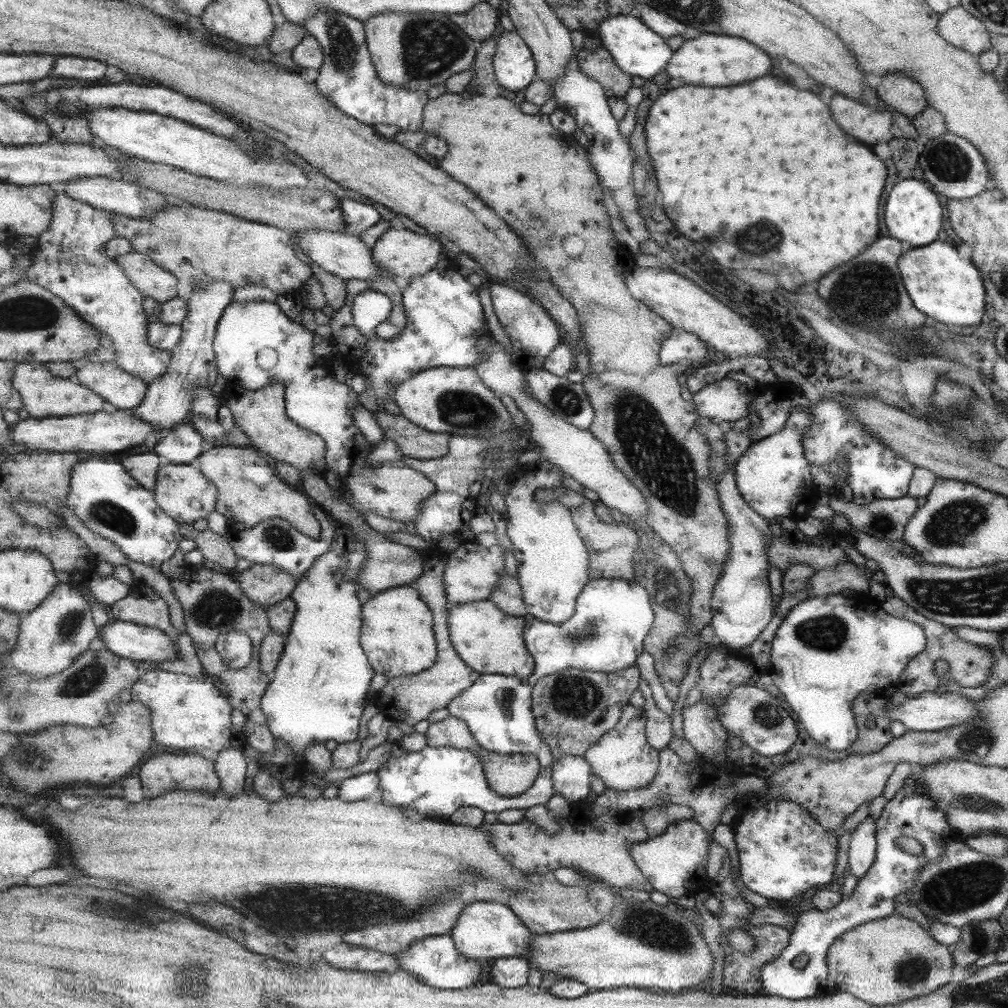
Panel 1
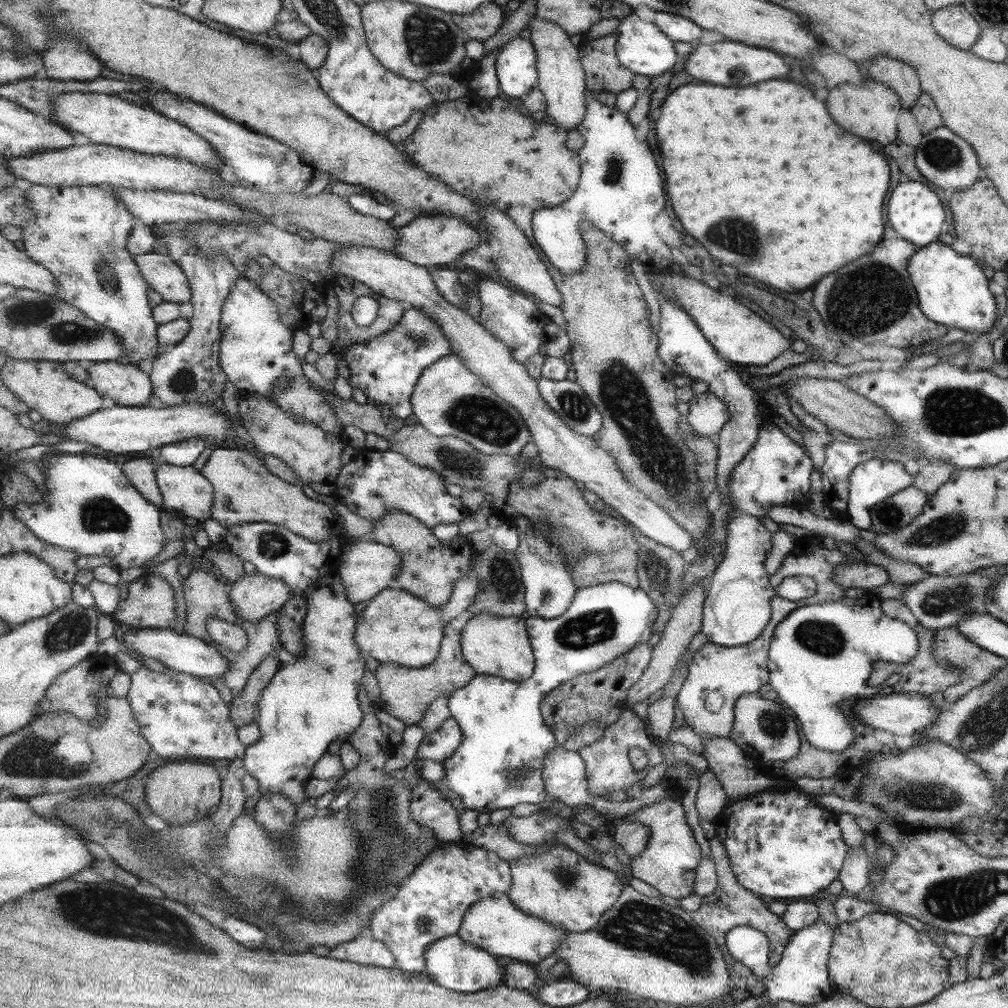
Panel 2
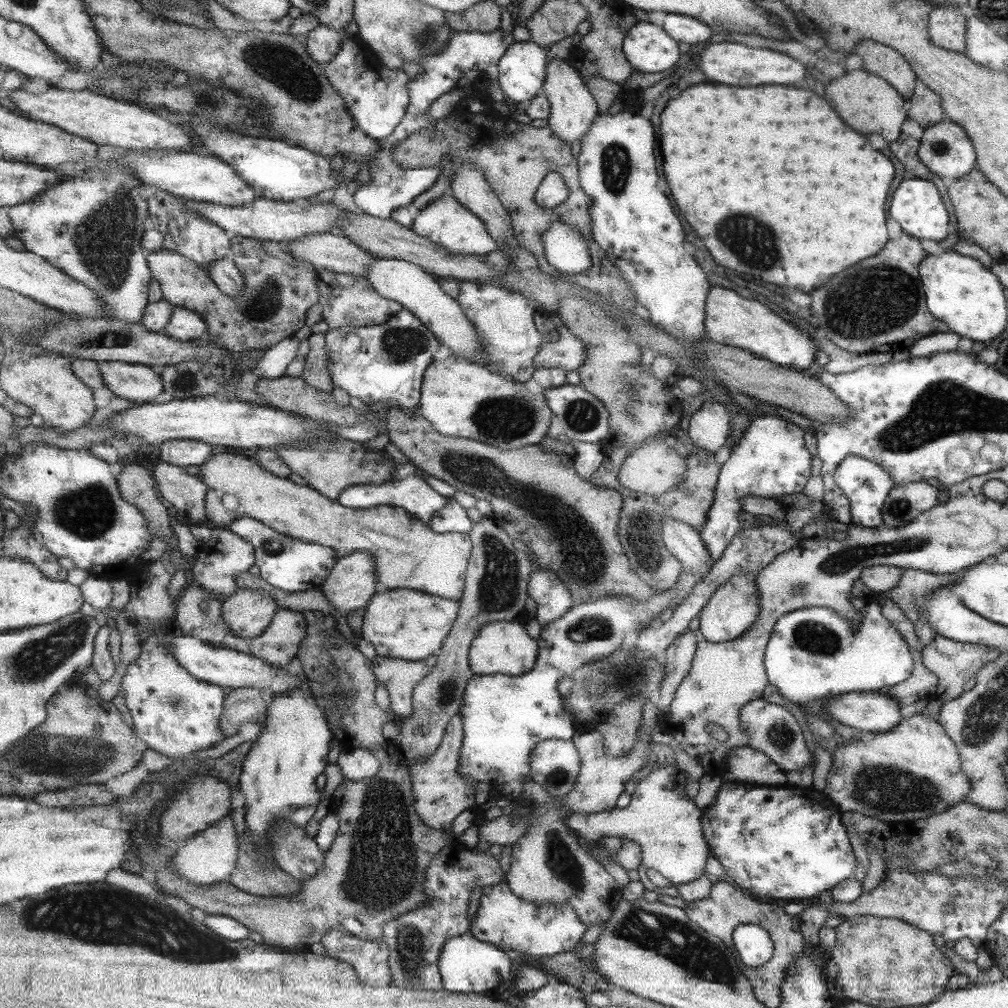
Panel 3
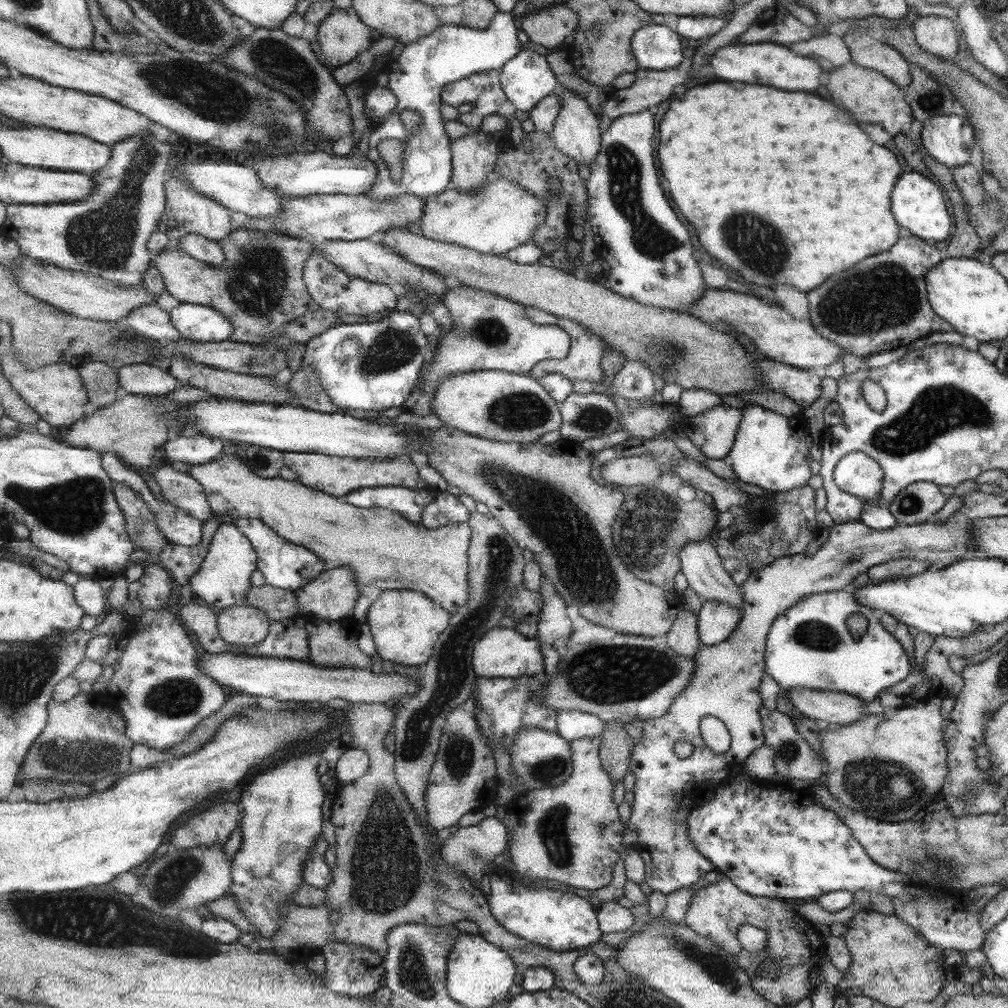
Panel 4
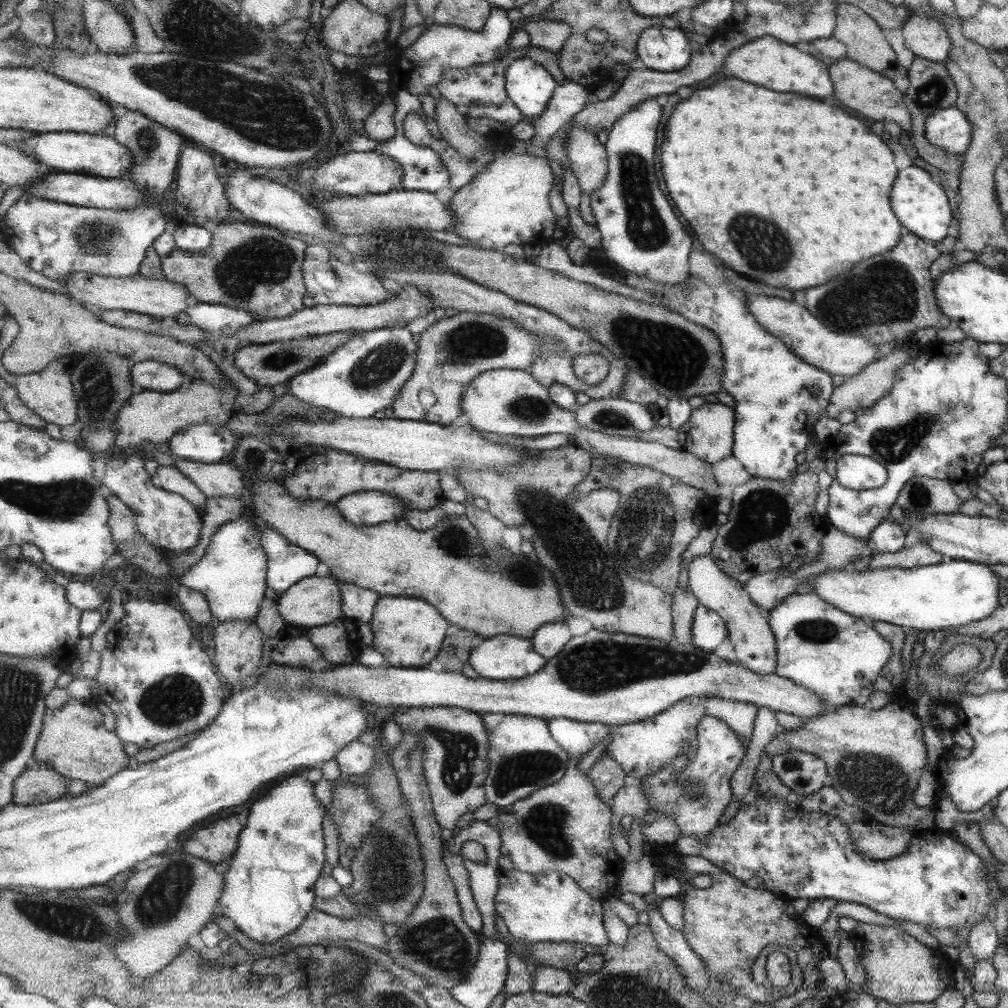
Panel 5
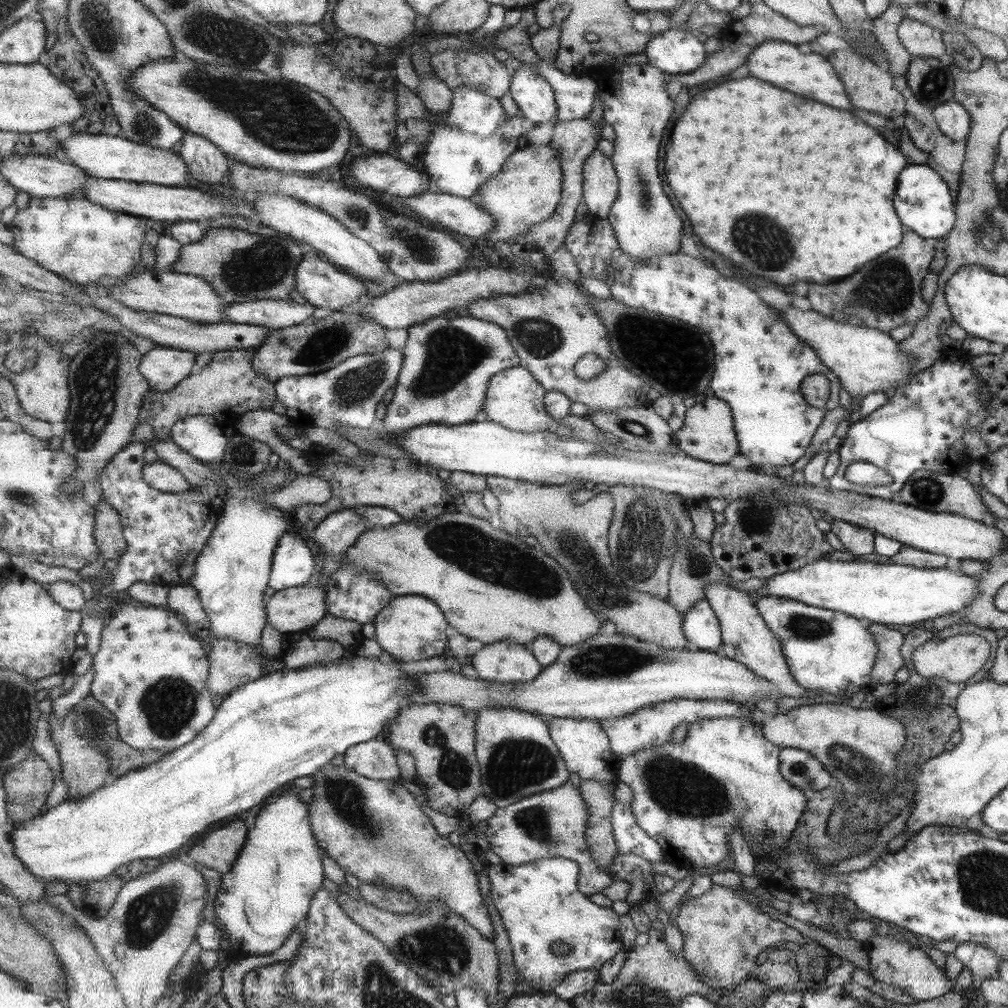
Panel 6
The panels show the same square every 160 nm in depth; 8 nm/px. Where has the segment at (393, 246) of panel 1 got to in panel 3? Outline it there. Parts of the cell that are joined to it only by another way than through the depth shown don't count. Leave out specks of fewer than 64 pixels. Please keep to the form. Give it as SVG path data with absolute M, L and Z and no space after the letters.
M441 196L426 205L414 219L411 228L419 233L419 236L431 240L431 242L446 248L453 254L485 256L493 250L500 250L498 242L487 231L487 225L475 213L471 213L469 208L465 208L458 198L451 196Z

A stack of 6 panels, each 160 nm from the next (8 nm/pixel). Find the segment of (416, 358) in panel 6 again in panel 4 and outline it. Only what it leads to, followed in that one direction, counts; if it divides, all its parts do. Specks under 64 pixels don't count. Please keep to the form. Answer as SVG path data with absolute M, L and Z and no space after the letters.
M461 284L458 287L453 287L442 301L452 312L456 326L453 331L445 332L439 341L436 355L429 361L430 364L425 371L425 382L422 383L424 385L421 385L424 391L421 392L416 388L414 394L402 407L405 412L419 416L433 413L432 400L435 398L436 388L440 385L443 377L471 371L490 370L529 375L541 360L563 359L571 350L571 335L564 328L559 325L535 324L526 316L527 306L519 304L517 301Z

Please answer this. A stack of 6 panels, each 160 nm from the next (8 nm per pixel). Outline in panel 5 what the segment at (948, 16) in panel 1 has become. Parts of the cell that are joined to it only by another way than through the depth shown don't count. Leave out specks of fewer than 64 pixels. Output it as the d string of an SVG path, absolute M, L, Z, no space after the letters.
M915 12L900 28L906 47L915 57L943 63L953 49L945 26L937 19Z

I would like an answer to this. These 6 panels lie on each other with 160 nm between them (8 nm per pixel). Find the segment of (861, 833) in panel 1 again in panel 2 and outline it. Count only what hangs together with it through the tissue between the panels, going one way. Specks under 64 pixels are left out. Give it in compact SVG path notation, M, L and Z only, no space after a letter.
M849 847L842 868L836 878L841 882L843 893L860 896L868 886L868 854L866 848Z

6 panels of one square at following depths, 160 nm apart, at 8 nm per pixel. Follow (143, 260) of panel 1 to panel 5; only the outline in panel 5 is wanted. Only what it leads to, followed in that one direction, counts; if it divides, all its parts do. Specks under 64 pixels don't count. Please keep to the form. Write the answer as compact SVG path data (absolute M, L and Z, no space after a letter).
M226 222L217 225L214 230L212 245L206 252L192 252L177 248L171 256L162 259L166 278L175 284L186 286L194 302L221 304L231 308L246 310L255 321L273 318L285 318L294 312L303 310L308 288L303 267L306 259L307 244L297 238L289 238L271 228L257 228L256 223Z

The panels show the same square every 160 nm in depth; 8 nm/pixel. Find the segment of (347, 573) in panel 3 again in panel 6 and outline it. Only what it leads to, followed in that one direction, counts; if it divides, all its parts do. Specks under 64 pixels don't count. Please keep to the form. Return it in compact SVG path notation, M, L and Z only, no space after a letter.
M318 586L287 588L267 601L267 620L284 635L307 632L329 613L327 591Z

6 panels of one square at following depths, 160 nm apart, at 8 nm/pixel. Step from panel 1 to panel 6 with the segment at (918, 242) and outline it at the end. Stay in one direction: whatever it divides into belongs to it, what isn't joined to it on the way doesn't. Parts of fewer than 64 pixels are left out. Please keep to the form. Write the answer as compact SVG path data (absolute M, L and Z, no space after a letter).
M910 164L899 174L899 196L895 196L895 212L911 232L924 239L941 238L949 234L953 225L953 197L939 175L928 166Z

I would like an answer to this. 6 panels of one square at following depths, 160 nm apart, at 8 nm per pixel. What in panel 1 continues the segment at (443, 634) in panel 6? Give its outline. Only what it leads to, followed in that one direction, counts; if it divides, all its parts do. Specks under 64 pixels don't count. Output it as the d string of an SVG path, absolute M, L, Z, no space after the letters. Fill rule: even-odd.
M471 540L463 541L462 545L449 553L446 572L444 573L448 600L453 606L469 604L469 602L489 601L491 595L497 591L499 580L503 579L506 572L505 551L499 545L483 546ZM403 586L372 595L363 605L362 645L377 674L387 678L419 675L437 662L434 612L415 588Z

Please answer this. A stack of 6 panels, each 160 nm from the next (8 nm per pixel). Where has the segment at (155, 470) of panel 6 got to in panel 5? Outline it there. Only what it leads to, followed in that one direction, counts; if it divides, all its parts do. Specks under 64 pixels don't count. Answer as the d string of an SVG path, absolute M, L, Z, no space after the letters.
M175 465L159 466L152 479L159 488L183 495L191 504L195 505L195 508L203 516L206 514L206 510L208 509L206 493Z

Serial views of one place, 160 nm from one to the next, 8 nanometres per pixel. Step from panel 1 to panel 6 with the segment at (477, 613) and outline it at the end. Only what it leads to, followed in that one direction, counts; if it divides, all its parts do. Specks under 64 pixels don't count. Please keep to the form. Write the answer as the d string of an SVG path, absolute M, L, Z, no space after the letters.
M509 640L484 645L473 655L472 666L484 681L506 685L535 680L544 669L530 646Z

